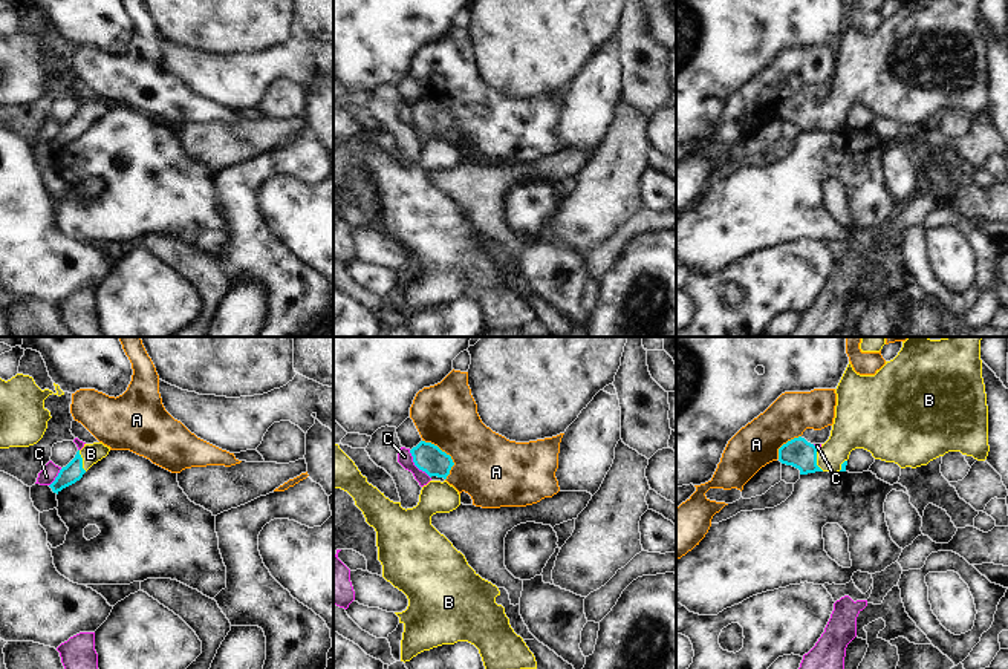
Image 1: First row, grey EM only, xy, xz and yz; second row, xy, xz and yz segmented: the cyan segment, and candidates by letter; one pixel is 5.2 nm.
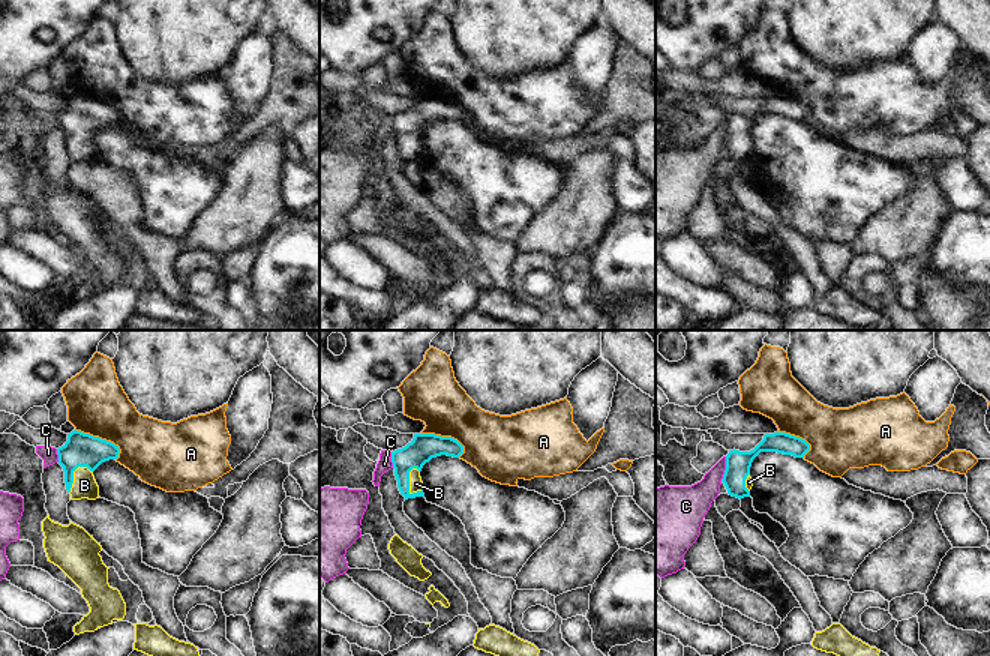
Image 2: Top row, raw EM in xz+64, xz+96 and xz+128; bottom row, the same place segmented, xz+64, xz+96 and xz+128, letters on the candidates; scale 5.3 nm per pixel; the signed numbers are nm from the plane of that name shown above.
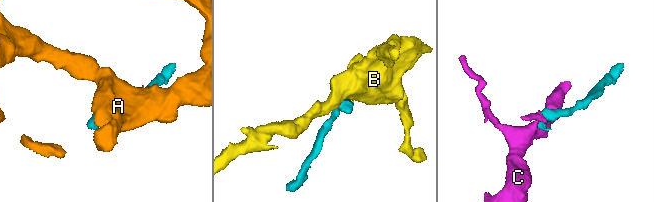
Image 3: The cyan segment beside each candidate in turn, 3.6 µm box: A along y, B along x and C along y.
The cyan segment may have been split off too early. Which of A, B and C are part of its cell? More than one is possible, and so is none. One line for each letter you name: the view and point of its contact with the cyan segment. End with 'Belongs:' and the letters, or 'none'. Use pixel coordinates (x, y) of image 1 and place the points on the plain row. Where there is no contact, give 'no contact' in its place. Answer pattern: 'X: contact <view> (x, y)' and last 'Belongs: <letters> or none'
B: contact yz (816, 117)
Belongs: B

